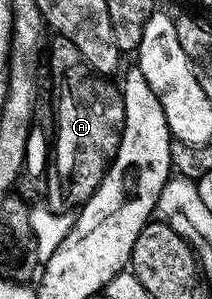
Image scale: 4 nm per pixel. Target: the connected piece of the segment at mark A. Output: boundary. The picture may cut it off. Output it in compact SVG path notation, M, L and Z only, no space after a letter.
M54 35L47 44L47 63L52 68L52 77L57 92L57 132L55 128L55 143L51 148L51 172L57 175L57 193L53 200L57 204L66 204L76 209L92 196L99 182L105 176L105 169L115 158L121 141L121 131L125 125L125 107L121 97L120 87L110 82L106 77L98 76L86 64L85 59L75 50L75 42Z

